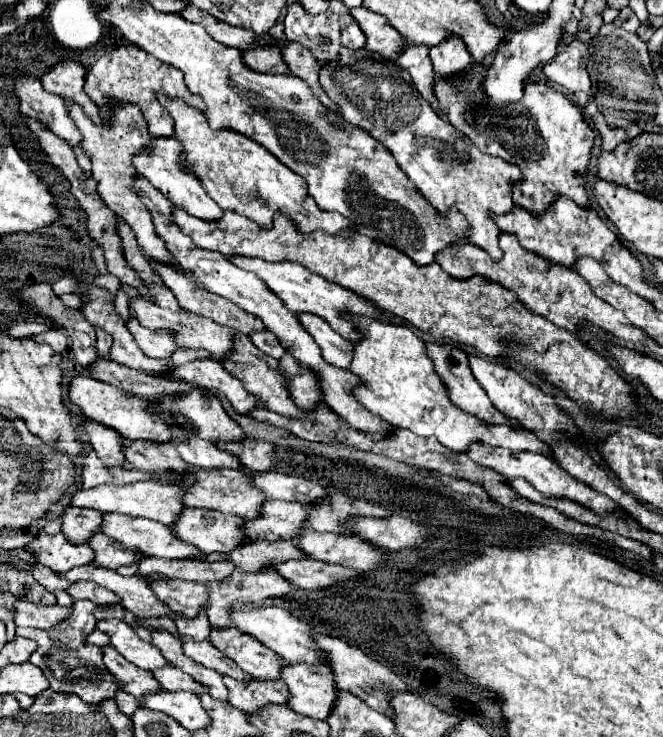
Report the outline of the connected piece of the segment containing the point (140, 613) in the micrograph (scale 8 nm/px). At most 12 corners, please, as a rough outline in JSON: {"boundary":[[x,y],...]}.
{"boundary":[[94,563],[58,577],[94,581],[136,617],[174,617],[144,577],[122,577]]}

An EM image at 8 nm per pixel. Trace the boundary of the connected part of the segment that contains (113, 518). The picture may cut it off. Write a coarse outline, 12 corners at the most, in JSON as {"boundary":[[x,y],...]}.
{"boundary":[[104,513],[100,531],[150,557],[196,559],[166,525]]}

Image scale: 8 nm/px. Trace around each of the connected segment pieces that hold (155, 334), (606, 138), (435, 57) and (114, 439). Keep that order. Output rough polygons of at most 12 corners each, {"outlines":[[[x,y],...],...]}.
{"outlines":[[[128,321],[138,347],[152,359],[170,359],[176,333]],[[596,103],[584,107],[602,139],[602,149],[610,151],[618,143],[642,133],[638,125],[610,127]],[[458,35],[430,47],[432,67],[440,77],[472,65]],[[92,419],[78,423],[108,467],[124,461],[120,435]]]}

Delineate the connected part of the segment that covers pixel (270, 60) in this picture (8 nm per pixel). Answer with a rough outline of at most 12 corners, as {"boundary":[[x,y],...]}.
{"boundary":[[278,45],[242,51],[244,63],[258,73],[290,73]]}

